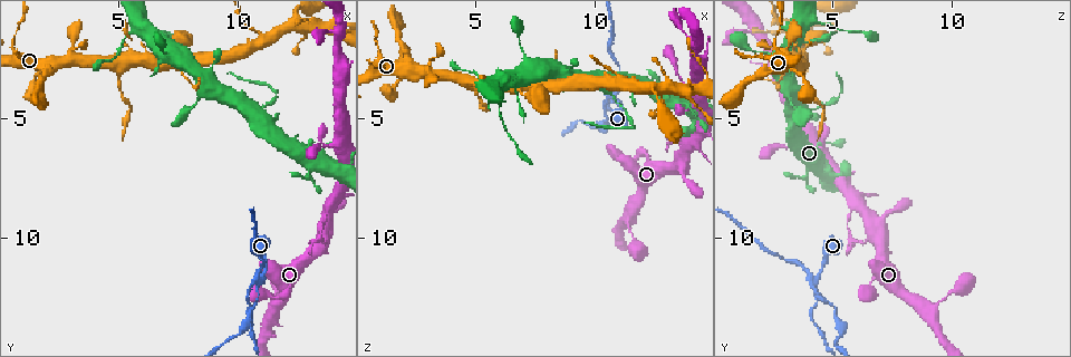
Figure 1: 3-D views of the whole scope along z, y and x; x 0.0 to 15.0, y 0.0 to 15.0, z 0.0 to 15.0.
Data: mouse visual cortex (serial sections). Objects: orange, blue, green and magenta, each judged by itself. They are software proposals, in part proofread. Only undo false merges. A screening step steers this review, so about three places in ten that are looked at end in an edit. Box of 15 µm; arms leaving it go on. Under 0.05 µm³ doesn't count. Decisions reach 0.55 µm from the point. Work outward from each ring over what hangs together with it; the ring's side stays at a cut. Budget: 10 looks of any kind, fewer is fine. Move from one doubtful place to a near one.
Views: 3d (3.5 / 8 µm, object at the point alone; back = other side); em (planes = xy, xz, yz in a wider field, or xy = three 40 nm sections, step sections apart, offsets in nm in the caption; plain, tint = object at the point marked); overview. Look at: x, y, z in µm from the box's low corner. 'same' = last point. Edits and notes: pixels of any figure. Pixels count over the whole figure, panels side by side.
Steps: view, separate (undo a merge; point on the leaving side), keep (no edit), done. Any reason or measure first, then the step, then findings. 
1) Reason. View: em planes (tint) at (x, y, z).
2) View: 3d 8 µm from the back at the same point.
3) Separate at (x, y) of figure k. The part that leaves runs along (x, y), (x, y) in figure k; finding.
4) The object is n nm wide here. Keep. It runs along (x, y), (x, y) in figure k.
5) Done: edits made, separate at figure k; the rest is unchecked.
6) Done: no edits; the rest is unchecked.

Four arms meet. View: 3d 3.5 µm at (11.0, 11.8, 4.2).

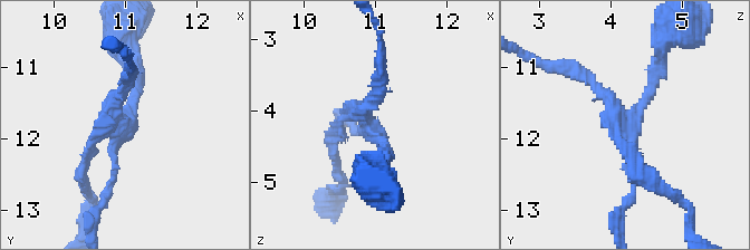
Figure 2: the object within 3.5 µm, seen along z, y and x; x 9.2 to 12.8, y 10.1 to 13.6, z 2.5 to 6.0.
4 arms meet here; the arms are 100, 150, 150, 200 nm wide. View: em xy step 1 (plain) at (10.90, 11.75, 4.20).

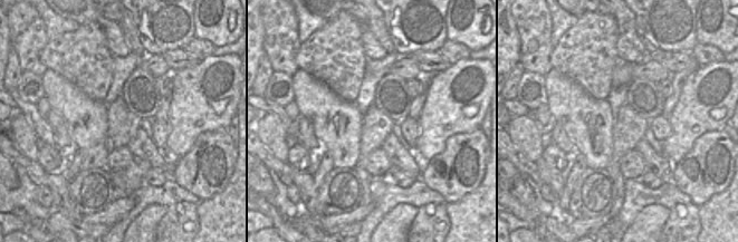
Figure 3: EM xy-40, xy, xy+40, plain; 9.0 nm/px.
Where the object lies. View: em xy step 1 (tint) at the same point.

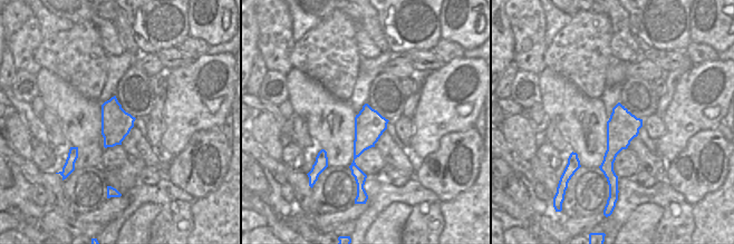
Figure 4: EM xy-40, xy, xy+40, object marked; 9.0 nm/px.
The object is 280 nm wide here. Keep. It runs along (133, 68), (133, 106), (95, 137), (82, 171) in figure 2; all the same cell.

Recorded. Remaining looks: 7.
Calibre changes. View: 3d 8 µm at (13.6, 10.2, 6.2).

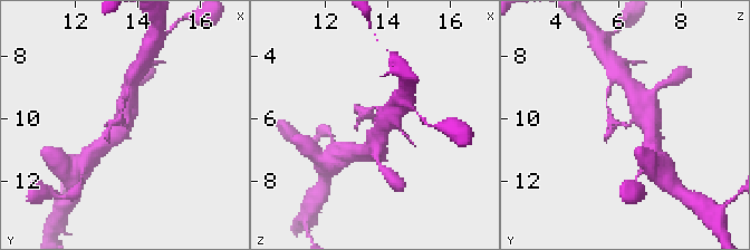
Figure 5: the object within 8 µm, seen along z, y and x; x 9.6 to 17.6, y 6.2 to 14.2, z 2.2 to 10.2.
Now the EM. View: em xy step 3 (tint) at (13.6, 10.2, 6.2).

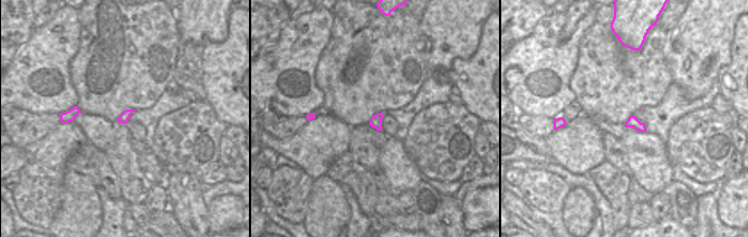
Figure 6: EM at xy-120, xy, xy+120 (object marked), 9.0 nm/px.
Separate at (365, 114) of figure 5. The part that leaves runs along (628, 125), (613, 122), (605, 141) in figure 5; a second cell is stuck on.

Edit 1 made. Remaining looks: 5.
Thin arm on a thick one. View: 3d 3.5 µm at (11.1, 1.5, 3.3).

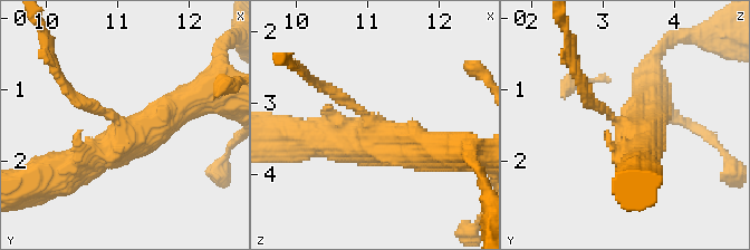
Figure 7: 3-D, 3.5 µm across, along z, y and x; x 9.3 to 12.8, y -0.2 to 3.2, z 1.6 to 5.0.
3 arms meet here; the arms are 150, 500, 500 nm wide; now the EM. View: em xy step 1 (tint) at (11.05, 1.55, 3.35).

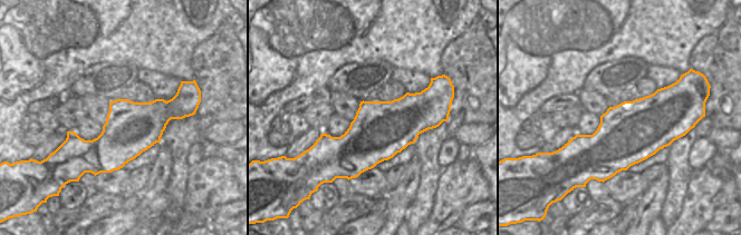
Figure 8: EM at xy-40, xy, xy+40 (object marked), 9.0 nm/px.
Another direction. View: em xy step 5 (tint) at the same point.

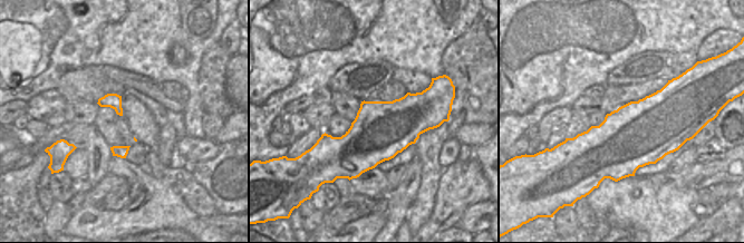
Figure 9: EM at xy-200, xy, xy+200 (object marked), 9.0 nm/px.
Keep. It runs along (57, 173), (188, 105) in figure 7; one cell here.

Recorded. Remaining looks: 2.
Calibre changes. View: 3d 3.5 µm at (5.1, 3.4, 3.9).

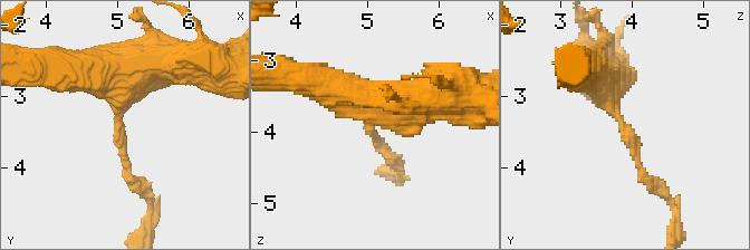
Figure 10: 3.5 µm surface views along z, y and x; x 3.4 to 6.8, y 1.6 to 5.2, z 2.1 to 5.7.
The arms are 150, 450 nm wide; need the tissue. View: em xy step 2 (tint) at (5.00, 3.50, 3.95).

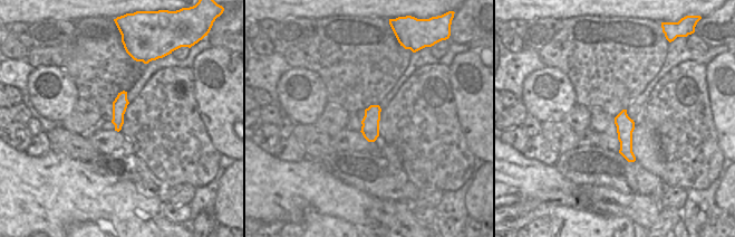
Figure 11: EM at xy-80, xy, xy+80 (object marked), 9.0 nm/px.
Separate at (665, 194) of figure 10. The part that leaves runs along (638, 167), (670, 199), (676, 233) in figure 10; two cells meet here.

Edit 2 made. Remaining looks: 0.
Done: edits made, separate at figure 5, separate at figure 10; the rest is unchecked.

